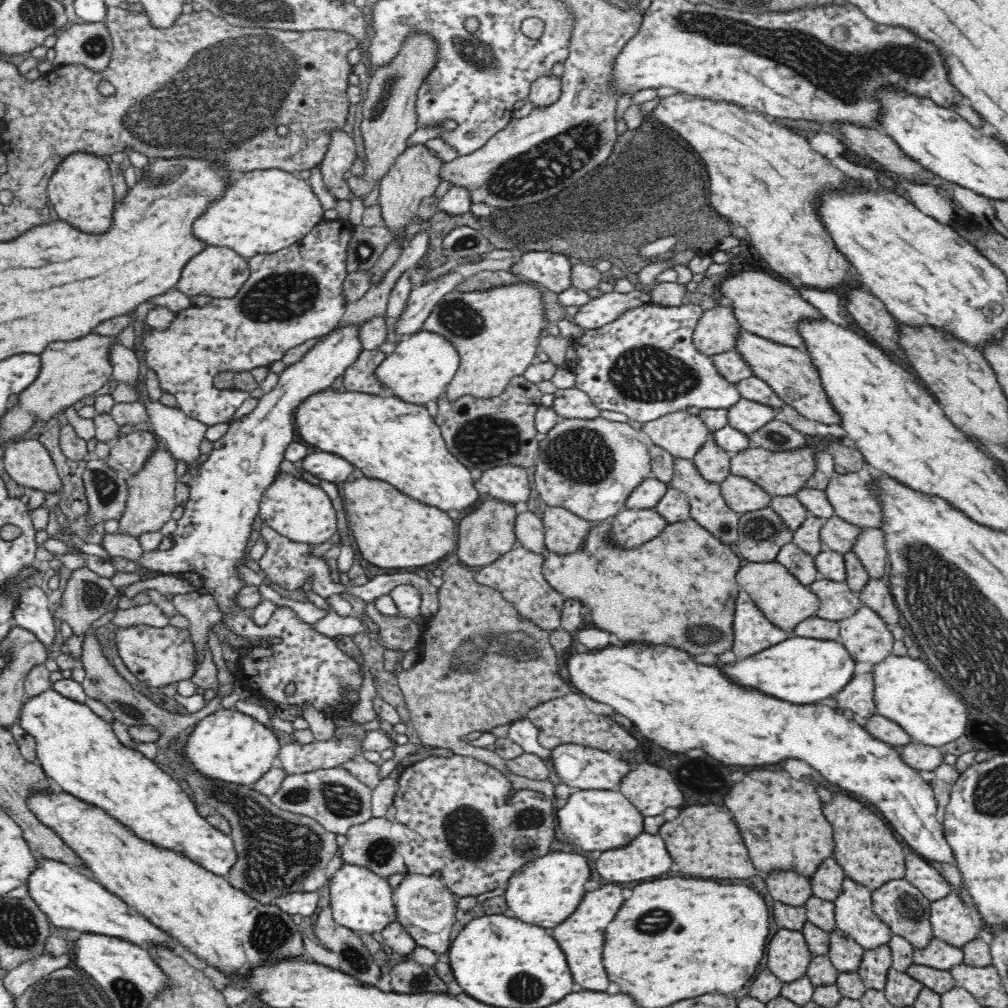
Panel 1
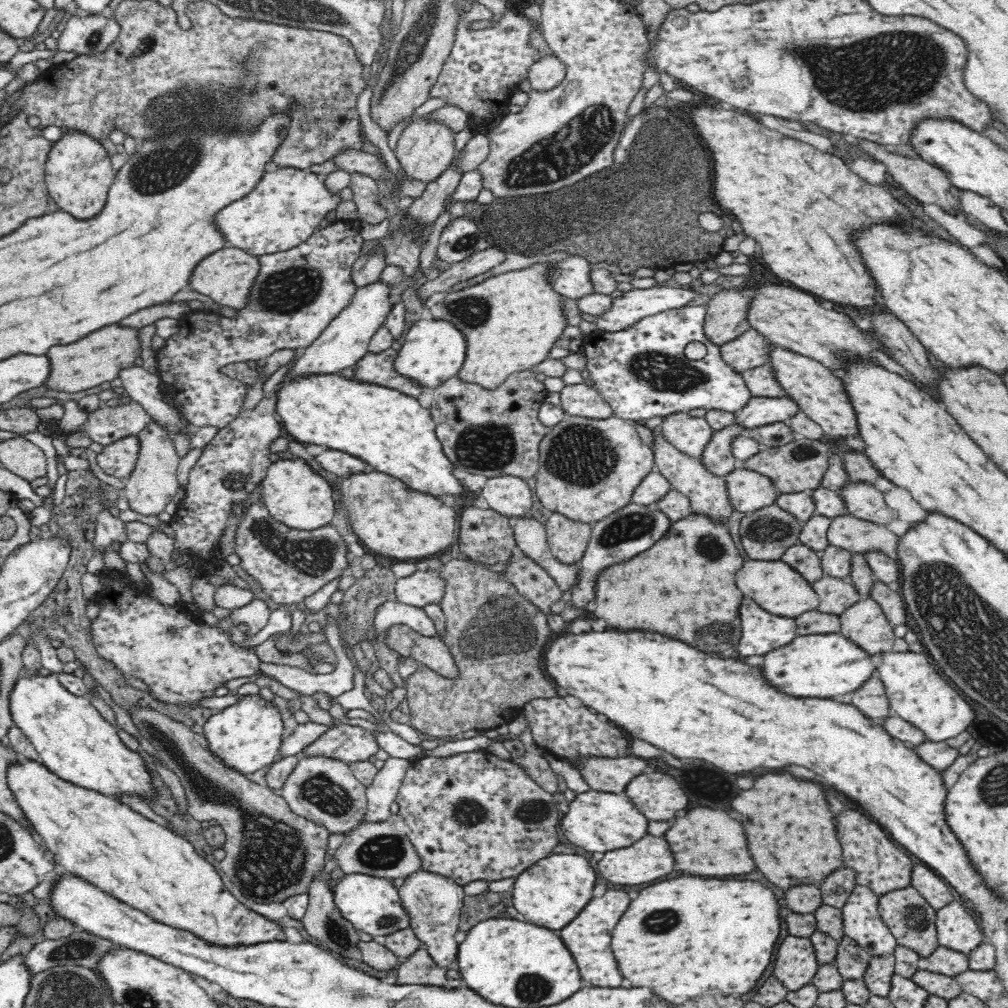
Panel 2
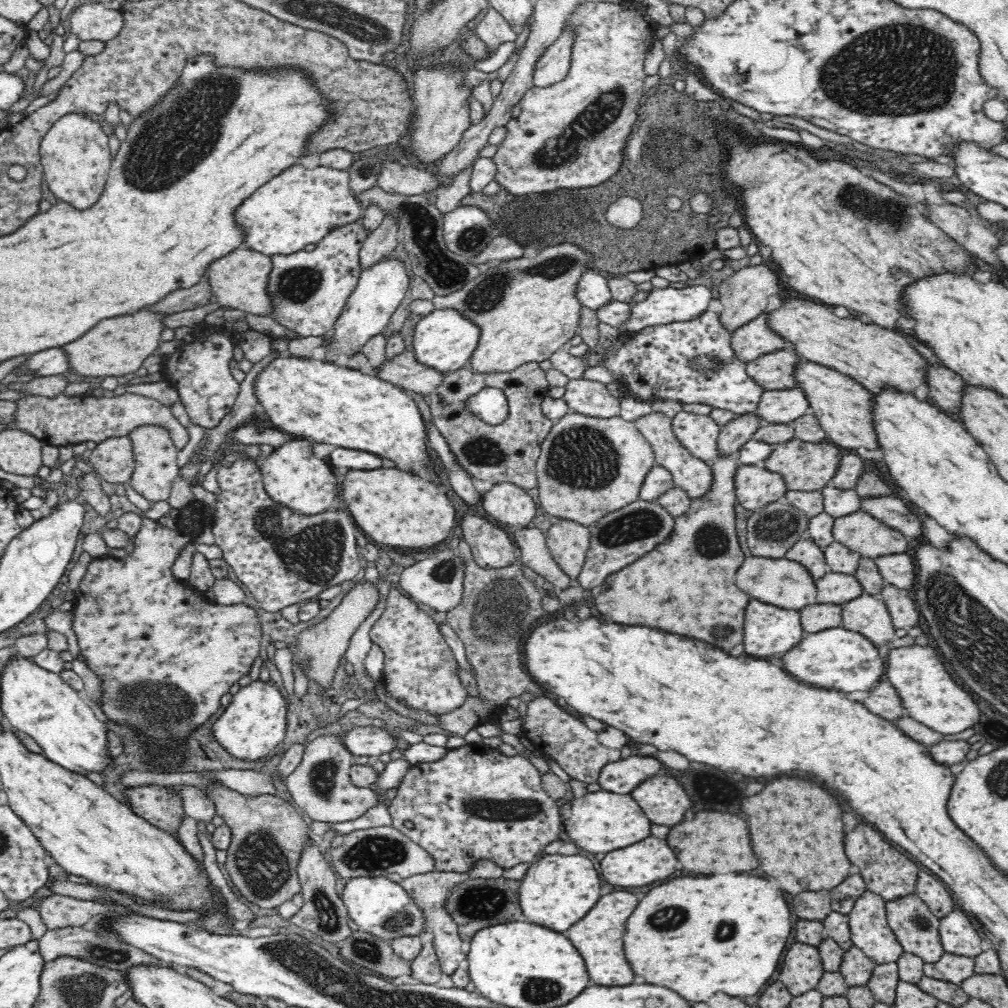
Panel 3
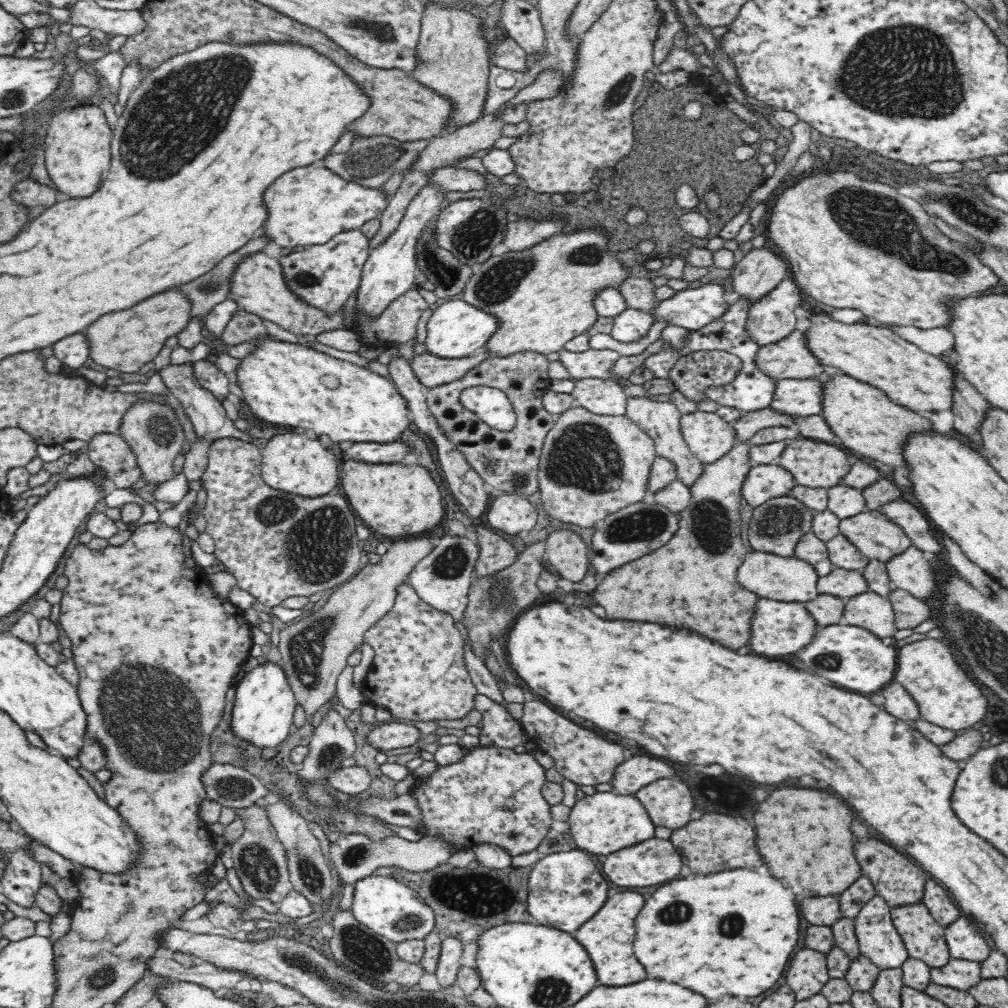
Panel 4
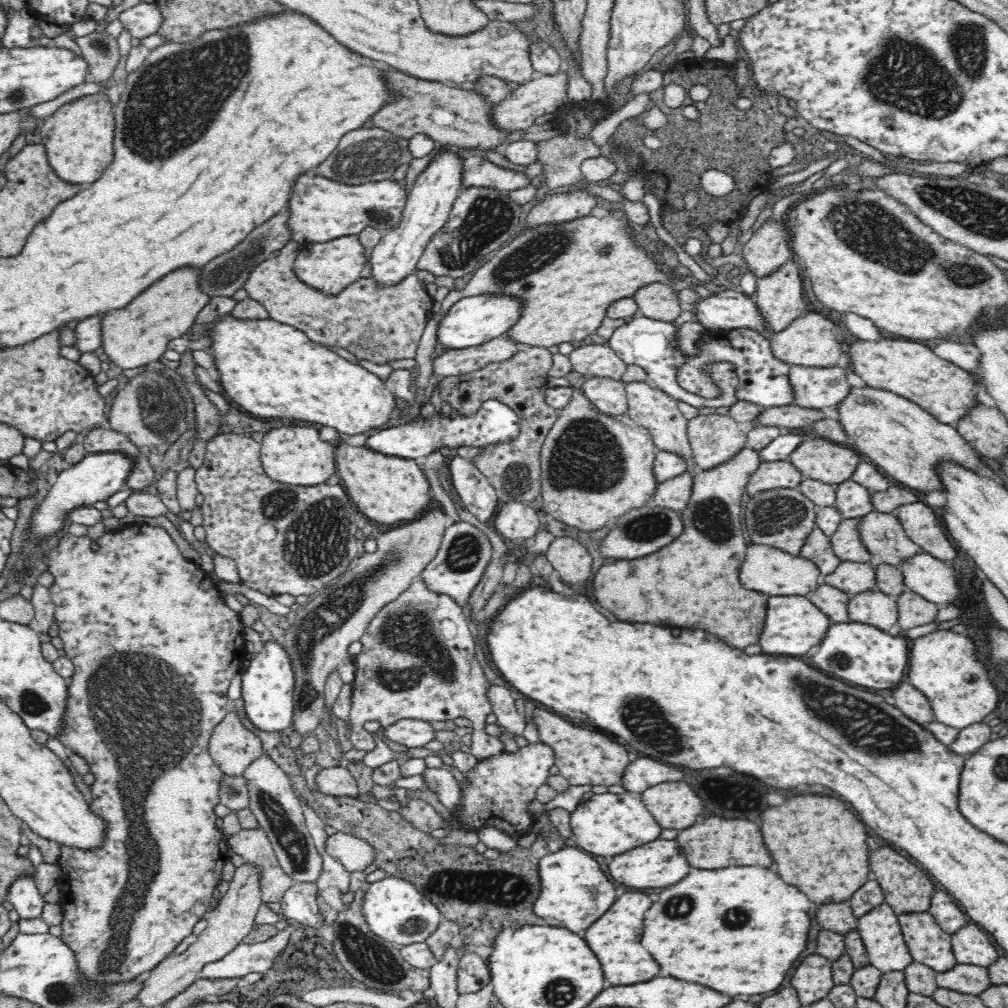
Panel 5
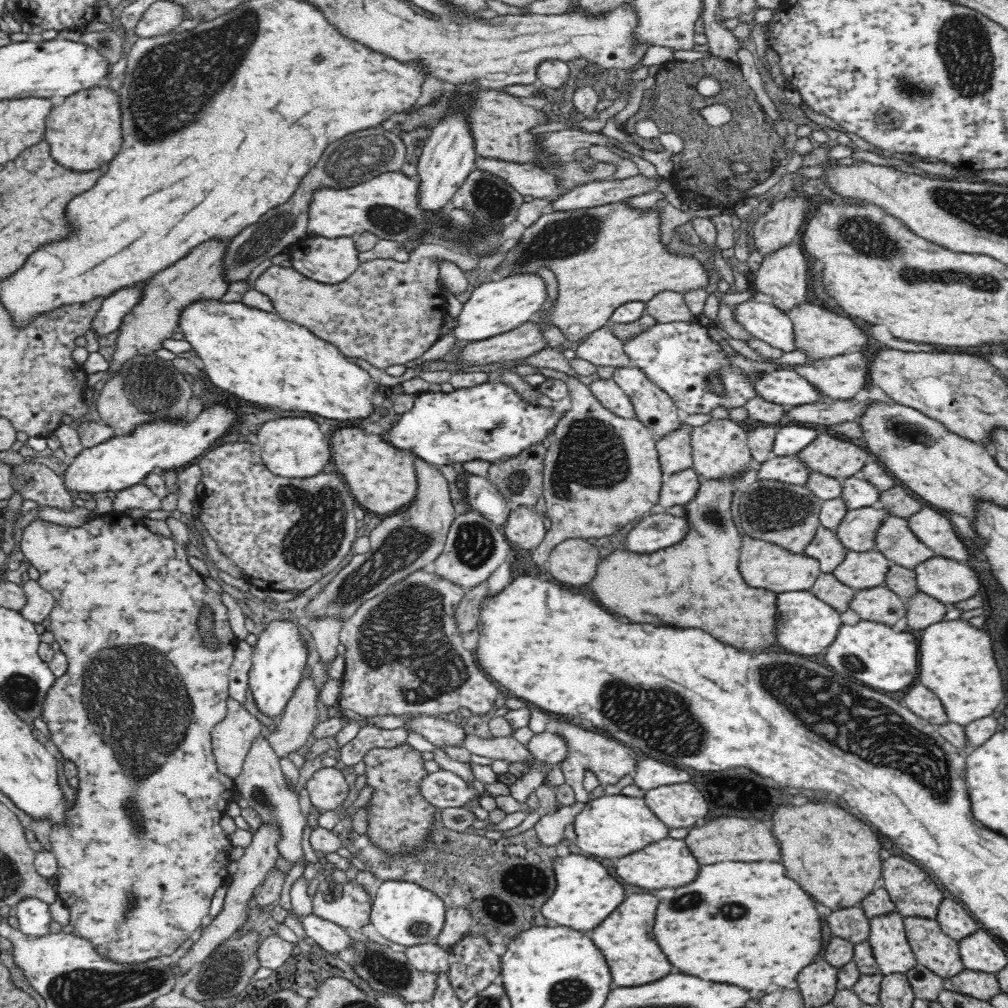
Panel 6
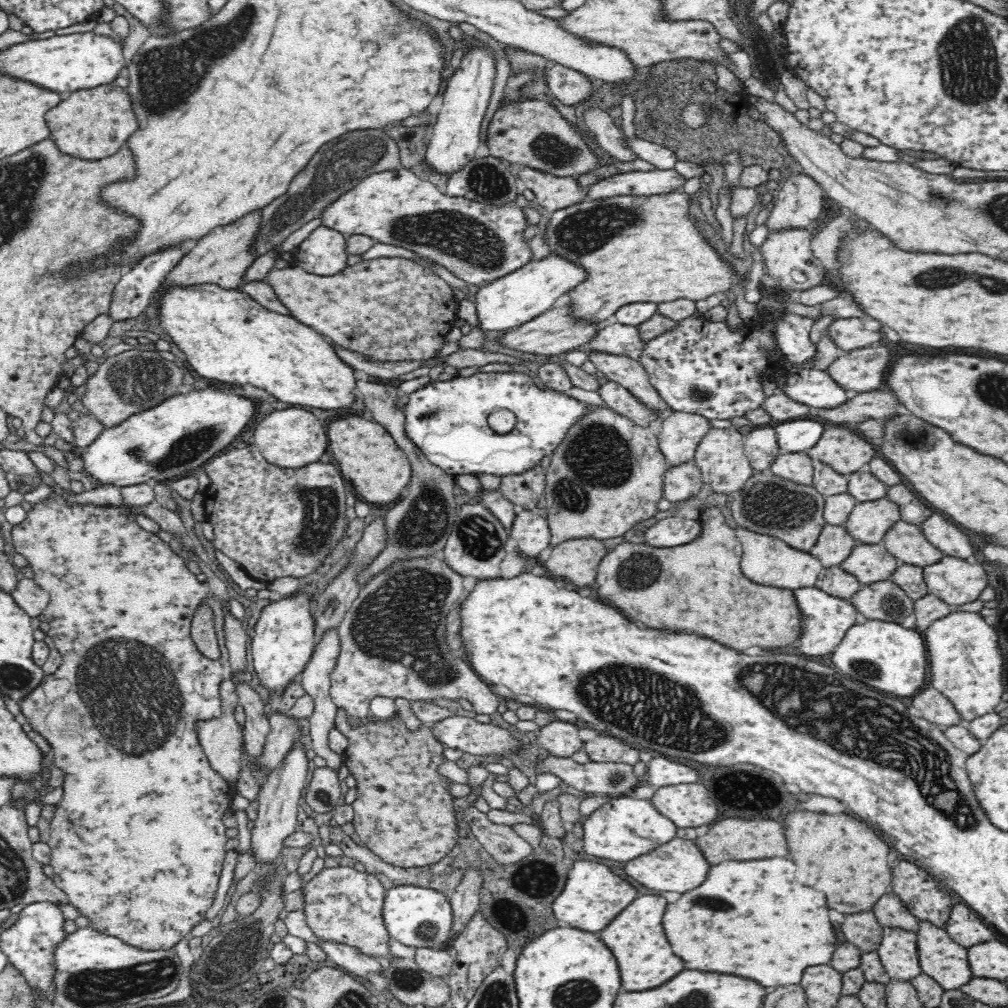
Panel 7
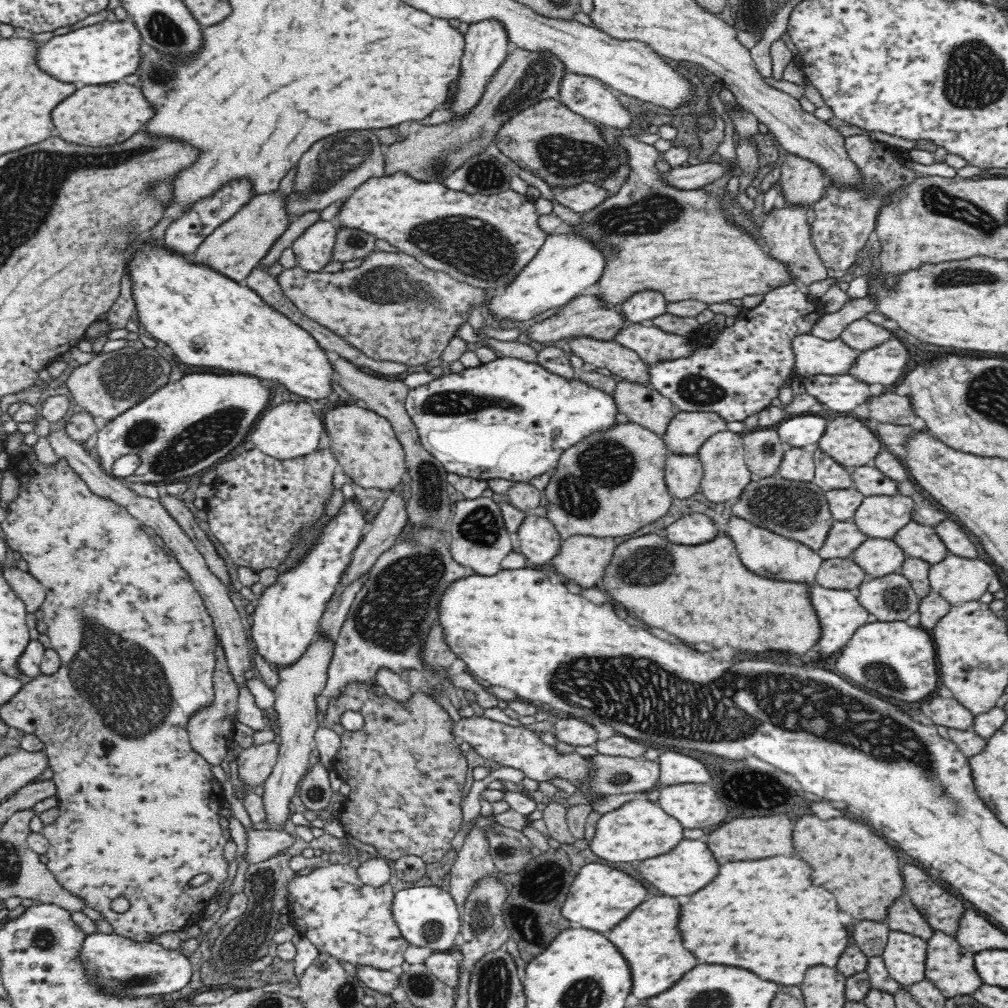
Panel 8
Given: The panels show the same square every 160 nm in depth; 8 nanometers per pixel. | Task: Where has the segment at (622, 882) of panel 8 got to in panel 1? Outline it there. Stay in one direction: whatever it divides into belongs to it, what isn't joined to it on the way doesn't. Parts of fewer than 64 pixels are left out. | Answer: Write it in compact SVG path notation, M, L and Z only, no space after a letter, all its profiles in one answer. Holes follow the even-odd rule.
M565 850L547 853L546 856L524 864L506 884L505 899L512 916L538 924L542 928L554 928L578 908L582 896L586 894L584 884L590 880L590 868L586 858Z

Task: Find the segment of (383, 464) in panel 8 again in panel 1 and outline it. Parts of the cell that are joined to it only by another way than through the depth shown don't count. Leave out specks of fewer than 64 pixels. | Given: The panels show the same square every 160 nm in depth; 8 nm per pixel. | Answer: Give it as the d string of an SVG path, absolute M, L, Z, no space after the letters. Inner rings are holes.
M358 478L338 485L354 547L370 564L380 568L427 568L452 559L456 524L446 512L402 496L382 480Z

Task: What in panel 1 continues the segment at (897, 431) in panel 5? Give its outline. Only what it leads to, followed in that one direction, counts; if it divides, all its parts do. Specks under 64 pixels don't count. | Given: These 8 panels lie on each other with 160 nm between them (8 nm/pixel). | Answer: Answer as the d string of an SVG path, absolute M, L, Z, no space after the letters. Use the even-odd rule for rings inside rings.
M748 331L736 334L734 349L742 355L744 362L751 368L751 372L758 376L758 379L769 384L786 405L795 408L808 420L822 424L840 423L838 412L834 412L834 408L830 408L830 400L828 400L826 392L822 392L823 386L819 373L806 350L778 344Z

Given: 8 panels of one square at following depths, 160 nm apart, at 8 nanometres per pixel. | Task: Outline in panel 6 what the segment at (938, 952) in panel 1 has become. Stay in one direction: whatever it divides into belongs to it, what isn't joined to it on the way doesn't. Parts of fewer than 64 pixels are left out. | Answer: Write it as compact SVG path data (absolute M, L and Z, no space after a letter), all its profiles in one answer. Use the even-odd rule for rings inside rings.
M964 969L960 974L943 980L943 987L952 992L967 994L988 1001L1001 992L997 976L992 973Z

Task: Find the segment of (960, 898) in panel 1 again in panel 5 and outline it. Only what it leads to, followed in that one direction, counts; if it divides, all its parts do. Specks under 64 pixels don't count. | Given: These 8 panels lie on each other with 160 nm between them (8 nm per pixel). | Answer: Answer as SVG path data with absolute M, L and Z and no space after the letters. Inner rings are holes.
M968 923L951 935L951 943L953 953L960 964L973 964L988 968L1000 958L988 934L984 934L972 923Z

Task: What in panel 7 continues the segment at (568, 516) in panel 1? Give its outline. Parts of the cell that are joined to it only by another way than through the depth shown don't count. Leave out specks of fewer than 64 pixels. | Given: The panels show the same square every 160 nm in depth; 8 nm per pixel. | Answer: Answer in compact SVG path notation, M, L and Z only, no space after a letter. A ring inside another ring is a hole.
M570 539L553 546L545 566L554 576L568 578L578 586L596 585L597 568L609 551L603 540Z

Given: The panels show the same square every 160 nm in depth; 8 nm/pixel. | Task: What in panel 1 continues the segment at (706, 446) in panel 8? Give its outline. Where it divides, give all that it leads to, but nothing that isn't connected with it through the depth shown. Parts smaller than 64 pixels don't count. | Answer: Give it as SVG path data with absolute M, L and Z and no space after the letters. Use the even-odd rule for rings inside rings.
M681 410L644 423L641 434L672 456L693 459L711 432L699 415Z

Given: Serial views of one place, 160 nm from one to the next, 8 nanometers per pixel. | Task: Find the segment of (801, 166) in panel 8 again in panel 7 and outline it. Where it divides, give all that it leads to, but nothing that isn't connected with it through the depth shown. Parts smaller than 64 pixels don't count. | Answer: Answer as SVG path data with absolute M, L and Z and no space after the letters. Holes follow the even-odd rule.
M805 173L788 176L776 190L774 208L766 221L768 229L806 229L822 214L824 196L823 188L814 178Z

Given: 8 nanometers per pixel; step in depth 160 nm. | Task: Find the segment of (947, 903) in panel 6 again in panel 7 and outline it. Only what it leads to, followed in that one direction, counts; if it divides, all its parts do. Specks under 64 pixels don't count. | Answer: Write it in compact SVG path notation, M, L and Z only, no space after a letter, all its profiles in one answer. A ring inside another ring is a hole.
M956 902L954 908L951 908L945 929L953 941L964 948L994 940L993 929L982 920L977 912L961 902Z

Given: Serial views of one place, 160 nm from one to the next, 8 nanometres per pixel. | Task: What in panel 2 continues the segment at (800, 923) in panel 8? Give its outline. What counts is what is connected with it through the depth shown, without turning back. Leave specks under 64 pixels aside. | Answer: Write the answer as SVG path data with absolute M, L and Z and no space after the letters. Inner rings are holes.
M682 876L652 884L640 892L612 932L612 950L620 972L632 986L648 986L666 1002L684 1004L684 1000L706 990L720 990L740 998L756 986L772 962L782 930L780 906L774 892L754 880L716 880L700 876Z

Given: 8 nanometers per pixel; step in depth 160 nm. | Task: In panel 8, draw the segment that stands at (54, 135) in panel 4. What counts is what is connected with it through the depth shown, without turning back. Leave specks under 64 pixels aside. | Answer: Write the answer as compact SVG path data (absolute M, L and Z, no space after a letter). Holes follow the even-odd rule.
M130 84L86 86L76 90L72 96L62 100L58 108L52 110L52 120L56 124L55 134L59 138L90 147L110 146L110 144L124 142L132 134L142 130L142 126L152 116L154 116L152 104L144 98L138 86L130 86Z

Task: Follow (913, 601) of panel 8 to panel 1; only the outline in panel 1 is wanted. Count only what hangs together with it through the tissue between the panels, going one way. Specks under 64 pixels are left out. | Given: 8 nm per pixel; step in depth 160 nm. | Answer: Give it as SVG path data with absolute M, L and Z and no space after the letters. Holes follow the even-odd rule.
M862 606L852 616L838 621L841 643L855 662L881 663L892 655L892 632L882 617L870 607Z

